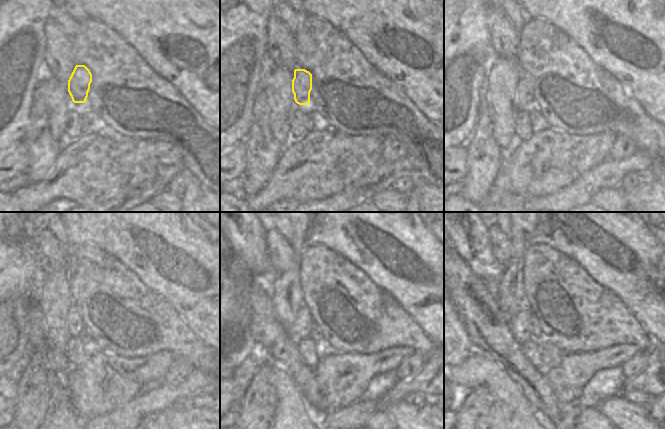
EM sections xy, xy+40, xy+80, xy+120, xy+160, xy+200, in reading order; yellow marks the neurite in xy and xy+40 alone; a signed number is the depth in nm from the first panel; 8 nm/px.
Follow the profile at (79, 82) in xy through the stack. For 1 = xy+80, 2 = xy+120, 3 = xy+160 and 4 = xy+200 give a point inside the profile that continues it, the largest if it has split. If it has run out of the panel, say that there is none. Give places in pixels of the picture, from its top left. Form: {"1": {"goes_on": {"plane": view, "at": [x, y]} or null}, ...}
{"1": {"goes_on": {"plane": "xy+80", "at": [525, 88]}}, "2": {"goes_on": {"plane": "xy+120", "at": [75, 327]}}, "3": {"goes_on": {"plane": "xy+160", "at": [300, 329]}}, "4": {"goes_on": {"plane": "xy+200", "at": [521, 324]}}}

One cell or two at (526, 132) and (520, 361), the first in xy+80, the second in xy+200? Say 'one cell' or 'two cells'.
two cells

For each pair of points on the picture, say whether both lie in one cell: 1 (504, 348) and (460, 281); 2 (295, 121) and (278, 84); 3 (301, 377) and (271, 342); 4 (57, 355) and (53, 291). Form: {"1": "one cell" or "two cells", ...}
{"1": "one cell", "2": "two cells", "3": "one cell", "4": "one cell"}

